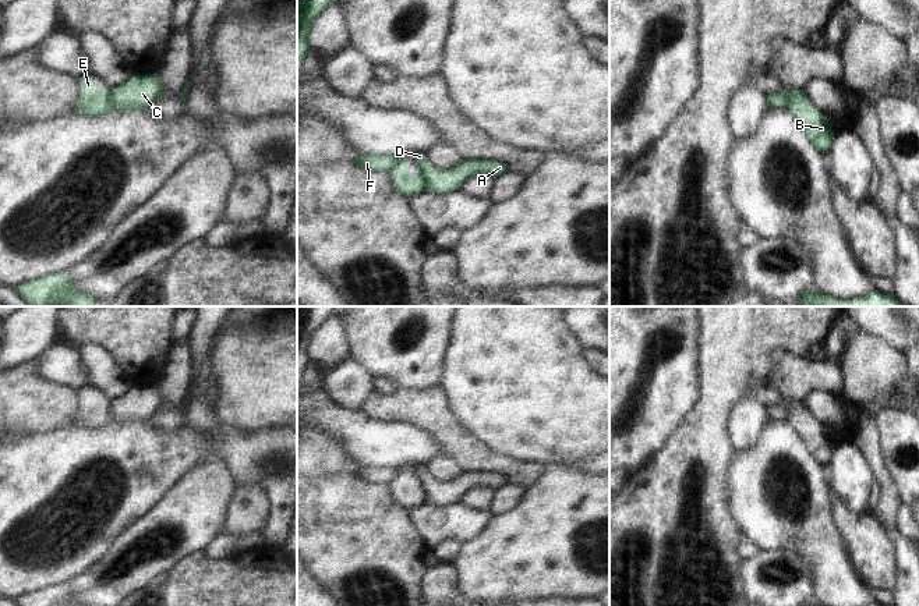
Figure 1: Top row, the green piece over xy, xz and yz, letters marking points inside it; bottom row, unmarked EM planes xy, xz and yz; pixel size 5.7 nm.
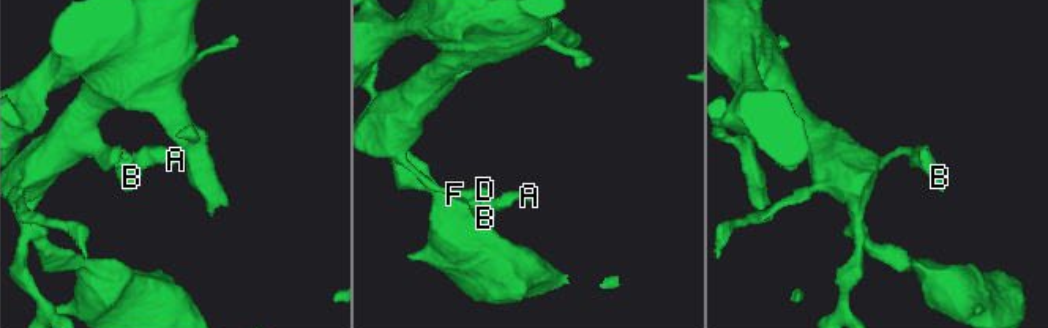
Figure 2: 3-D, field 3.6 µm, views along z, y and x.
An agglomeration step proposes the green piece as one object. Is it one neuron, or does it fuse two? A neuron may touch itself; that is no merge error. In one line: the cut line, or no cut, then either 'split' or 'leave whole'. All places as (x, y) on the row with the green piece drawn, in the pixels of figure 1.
xy (109, 91), (112, 109) | split

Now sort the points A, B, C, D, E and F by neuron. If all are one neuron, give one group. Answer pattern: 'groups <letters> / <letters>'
groups A C D F / B E

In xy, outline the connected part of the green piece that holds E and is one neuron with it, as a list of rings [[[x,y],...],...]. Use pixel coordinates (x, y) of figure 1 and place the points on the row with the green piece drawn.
[[[81,79],[81,96],[77,100],[78,111],[88,117],[103,117],[113,109],[110,104],[110,91],[99,86],[98,79]]]

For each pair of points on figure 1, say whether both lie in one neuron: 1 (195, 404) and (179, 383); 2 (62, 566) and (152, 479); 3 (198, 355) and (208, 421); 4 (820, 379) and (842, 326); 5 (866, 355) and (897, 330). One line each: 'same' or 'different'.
1: different
2: same
3: same
4: same
5: different

